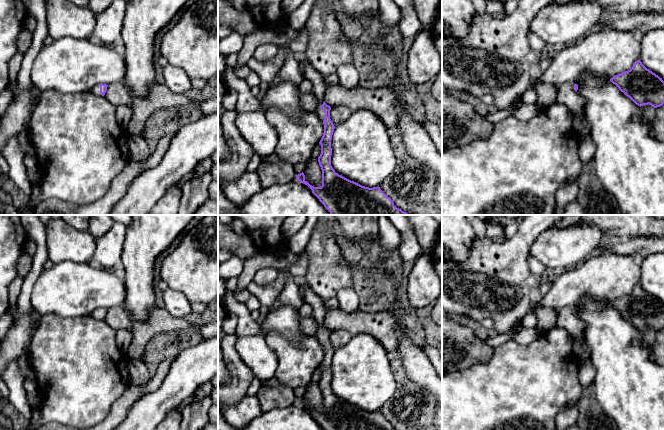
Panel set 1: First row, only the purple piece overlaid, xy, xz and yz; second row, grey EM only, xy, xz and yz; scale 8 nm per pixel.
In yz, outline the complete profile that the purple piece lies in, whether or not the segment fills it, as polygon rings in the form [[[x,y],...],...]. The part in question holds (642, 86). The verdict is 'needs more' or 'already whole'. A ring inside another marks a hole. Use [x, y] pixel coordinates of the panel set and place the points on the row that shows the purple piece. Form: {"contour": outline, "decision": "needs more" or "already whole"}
{"contour": [[[640,60],[632,68],[610,79],[621,92],[636,105],[651,105],[654,108],[664,104],[664,81],[647,69]]], "decision": "already whole"}

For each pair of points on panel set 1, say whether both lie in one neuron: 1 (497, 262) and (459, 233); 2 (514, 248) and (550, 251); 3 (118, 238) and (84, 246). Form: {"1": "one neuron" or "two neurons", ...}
{"1": "two neurons", "2": "two neurons", "3": "two neurons"}

